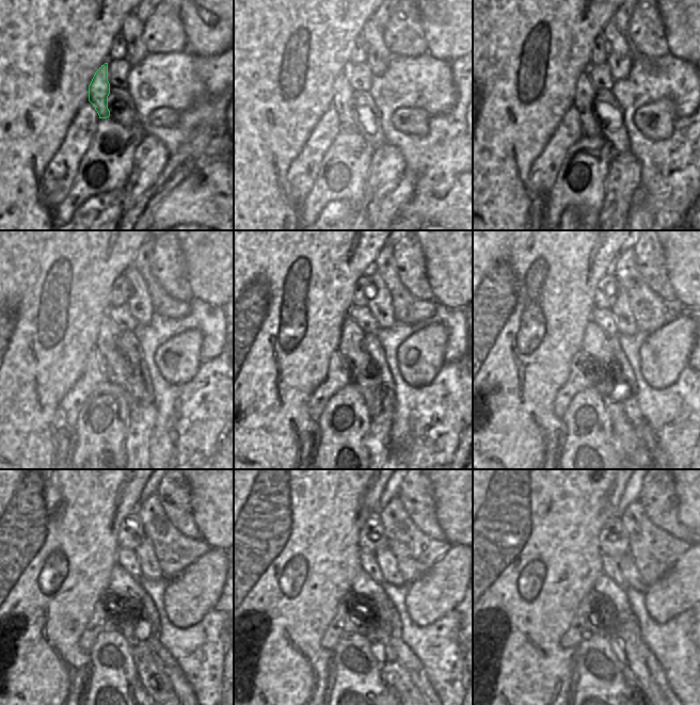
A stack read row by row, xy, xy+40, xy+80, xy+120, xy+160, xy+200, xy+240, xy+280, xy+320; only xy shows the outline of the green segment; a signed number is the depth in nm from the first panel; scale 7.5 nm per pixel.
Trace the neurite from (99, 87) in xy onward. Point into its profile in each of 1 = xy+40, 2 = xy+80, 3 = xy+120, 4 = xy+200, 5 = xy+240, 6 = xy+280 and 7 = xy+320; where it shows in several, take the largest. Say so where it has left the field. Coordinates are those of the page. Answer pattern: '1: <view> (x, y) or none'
1: xy+40 (343, 90)
2: xy+80 (585, 92)
3: xy+120 (136, 380)
4: xy+200 (615, 383)
5: xy+240 (133, 611)
6: xy+280 (381, 625)
7: xy+320 (623, 631)

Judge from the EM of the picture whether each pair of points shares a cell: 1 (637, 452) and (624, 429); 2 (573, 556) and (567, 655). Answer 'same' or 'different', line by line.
1: same
2: same

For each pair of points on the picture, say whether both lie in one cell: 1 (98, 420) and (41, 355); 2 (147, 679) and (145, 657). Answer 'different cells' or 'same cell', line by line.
1: different cells
2: same cell

